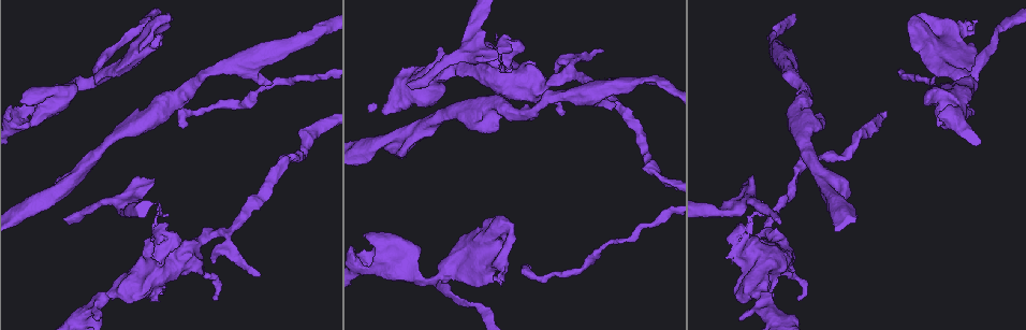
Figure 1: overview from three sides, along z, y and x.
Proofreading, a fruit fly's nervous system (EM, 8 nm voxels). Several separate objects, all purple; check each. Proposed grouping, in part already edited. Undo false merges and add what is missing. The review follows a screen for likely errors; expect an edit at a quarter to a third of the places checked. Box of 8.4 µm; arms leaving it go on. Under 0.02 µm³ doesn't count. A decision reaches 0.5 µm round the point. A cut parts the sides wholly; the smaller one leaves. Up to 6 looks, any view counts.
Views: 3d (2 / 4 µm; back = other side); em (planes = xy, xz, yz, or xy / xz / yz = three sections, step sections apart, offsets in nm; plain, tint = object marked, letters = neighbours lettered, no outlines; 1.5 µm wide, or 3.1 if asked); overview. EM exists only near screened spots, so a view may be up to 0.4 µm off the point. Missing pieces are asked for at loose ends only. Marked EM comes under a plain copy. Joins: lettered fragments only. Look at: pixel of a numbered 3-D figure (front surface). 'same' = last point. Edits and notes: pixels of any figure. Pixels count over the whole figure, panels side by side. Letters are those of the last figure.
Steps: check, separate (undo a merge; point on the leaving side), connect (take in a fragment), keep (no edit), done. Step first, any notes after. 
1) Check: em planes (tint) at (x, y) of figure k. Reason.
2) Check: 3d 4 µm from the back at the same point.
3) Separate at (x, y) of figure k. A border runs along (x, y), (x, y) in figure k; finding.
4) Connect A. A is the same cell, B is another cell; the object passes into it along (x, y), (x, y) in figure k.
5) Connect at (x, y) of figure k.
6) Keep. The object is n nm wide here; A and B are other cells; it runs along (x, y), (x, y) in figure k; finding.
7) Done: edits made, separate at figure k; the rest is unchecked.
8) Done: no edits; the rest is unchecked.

Check: em xz step 4 (tint) at (922, 25) of figure 1. Abrupt turn.

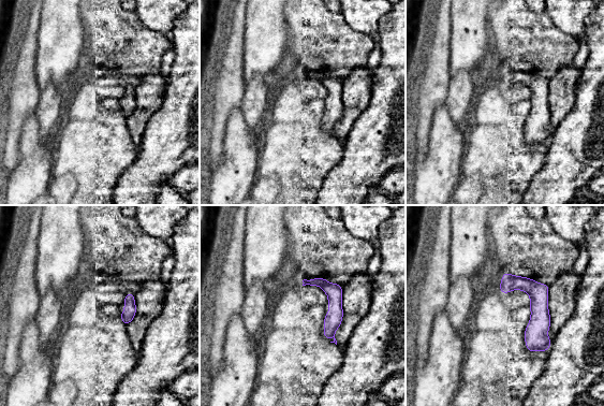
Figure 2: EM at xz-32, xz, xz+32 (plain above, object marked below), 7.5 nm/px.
Check: em planes (letters) at the same point.

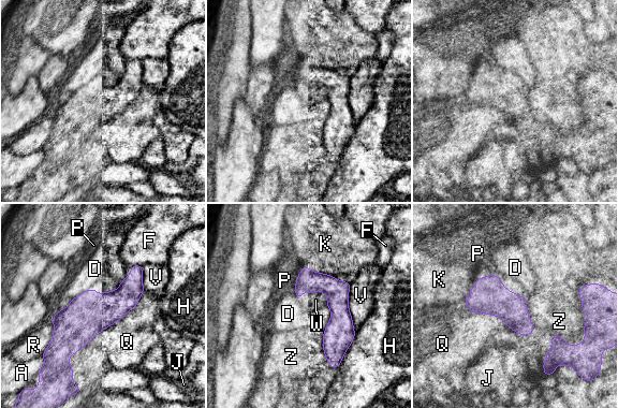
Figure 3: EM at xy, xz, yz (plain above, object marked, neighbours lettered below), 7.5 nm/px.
Keep. The object is 240 nm wide here; A, D, F, H, J, K, P, Q, R, V, W and Z are other cells; one neuron here.

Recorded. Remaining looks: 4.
Check: 3d 2 µm at (97, 77) of figure 1. Three arms meet.

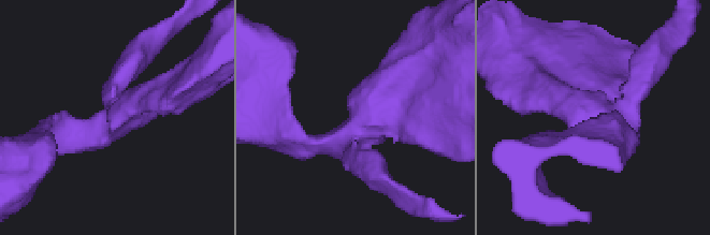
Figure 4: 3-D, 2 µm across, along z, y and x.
Check: em xy step 4 (tint) at (354, 130) of figure 4. Need the tissue.

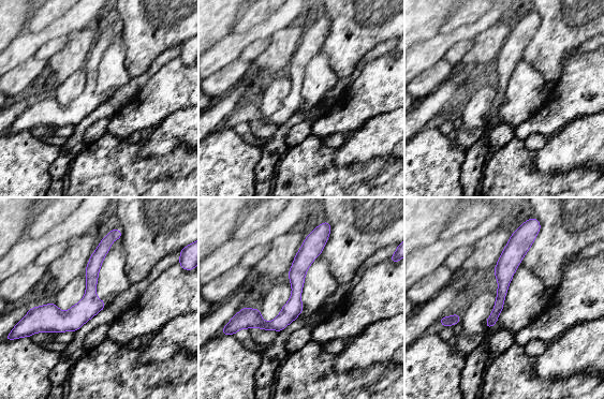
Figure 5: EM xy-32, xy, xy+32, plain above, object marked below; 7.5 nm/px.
Check: em xz step 4 (letters) at the same point.

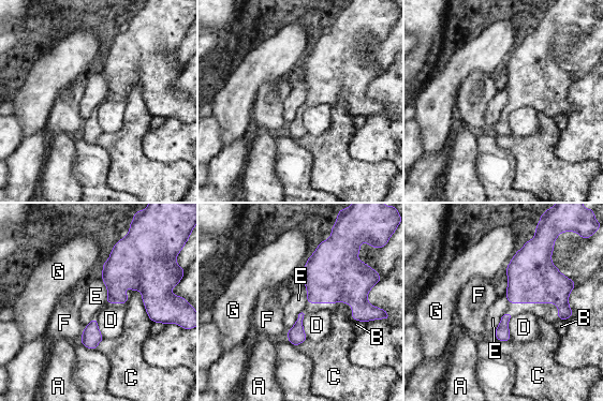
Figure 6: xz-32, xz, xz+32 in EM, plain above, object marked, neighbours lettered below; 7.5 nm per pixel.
Keep. A, B, C, D, E, F and G are other cells; all the same neuron.

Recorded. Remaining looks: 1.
Done: no edits; the rest is unchecked.

